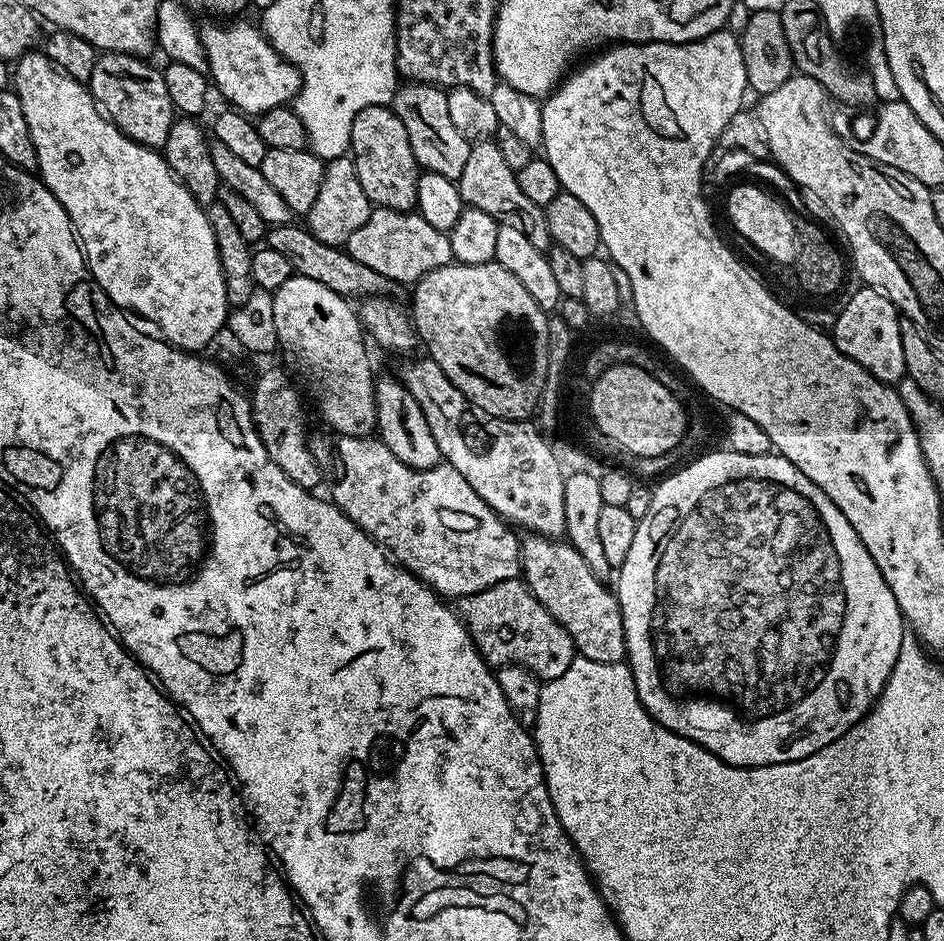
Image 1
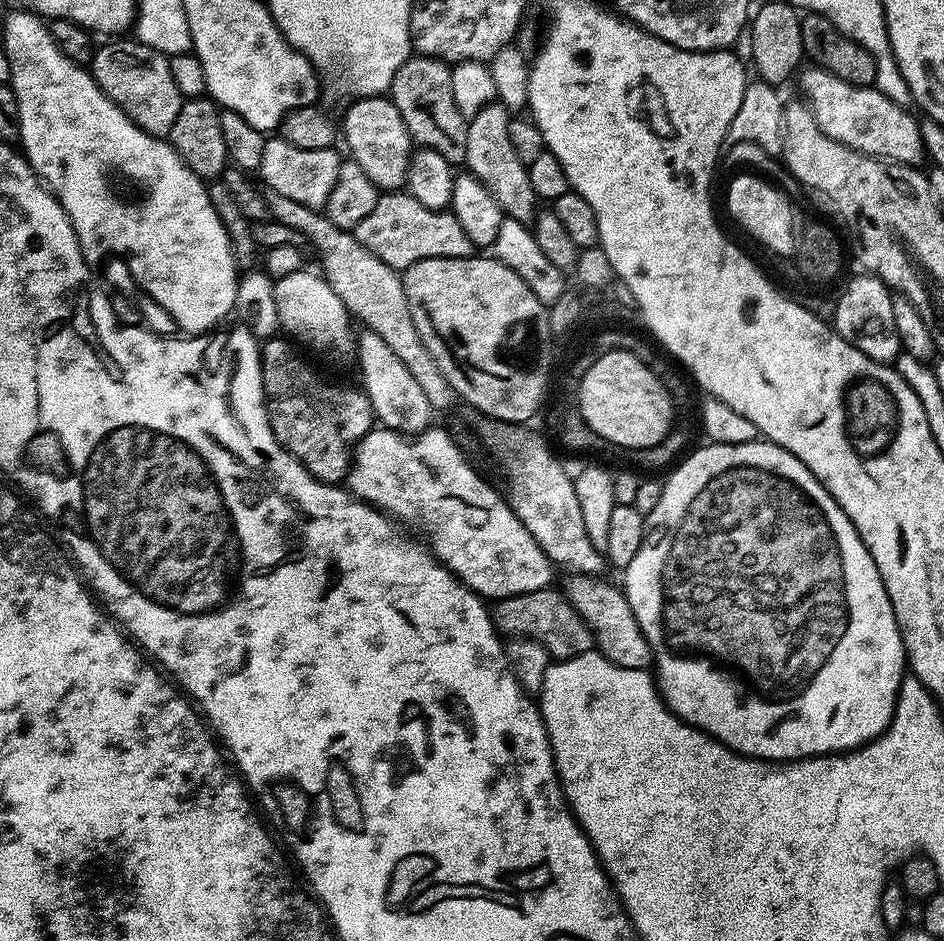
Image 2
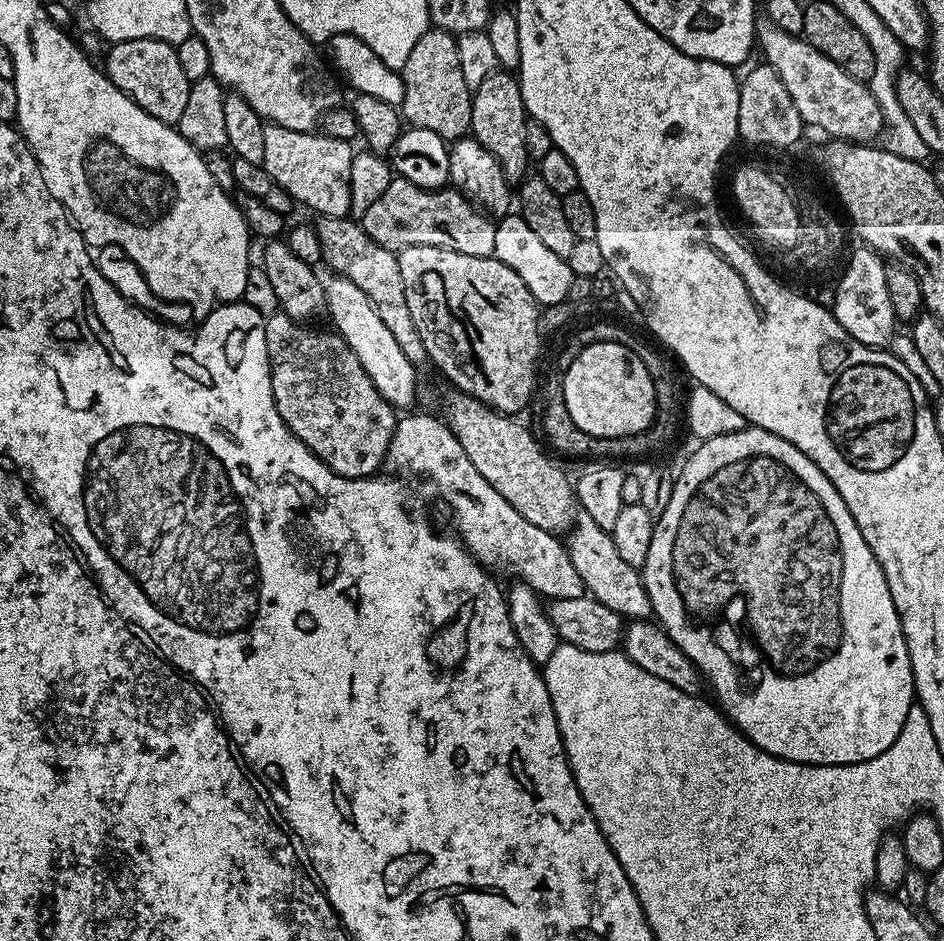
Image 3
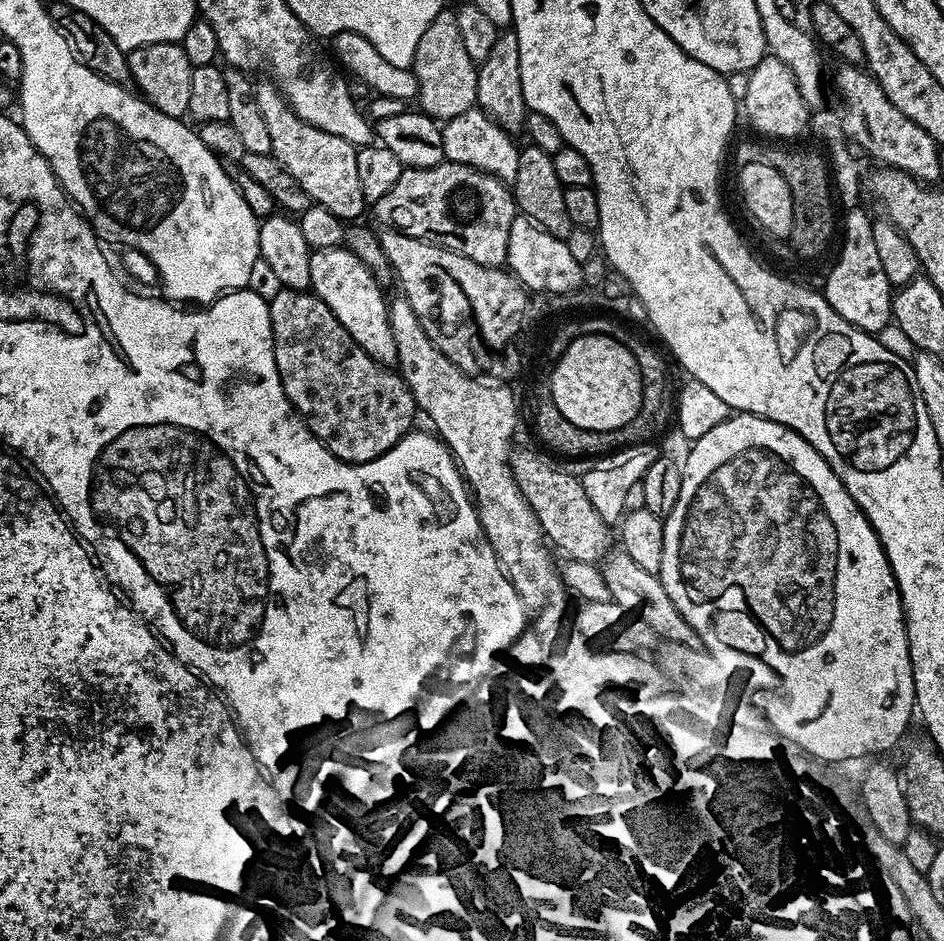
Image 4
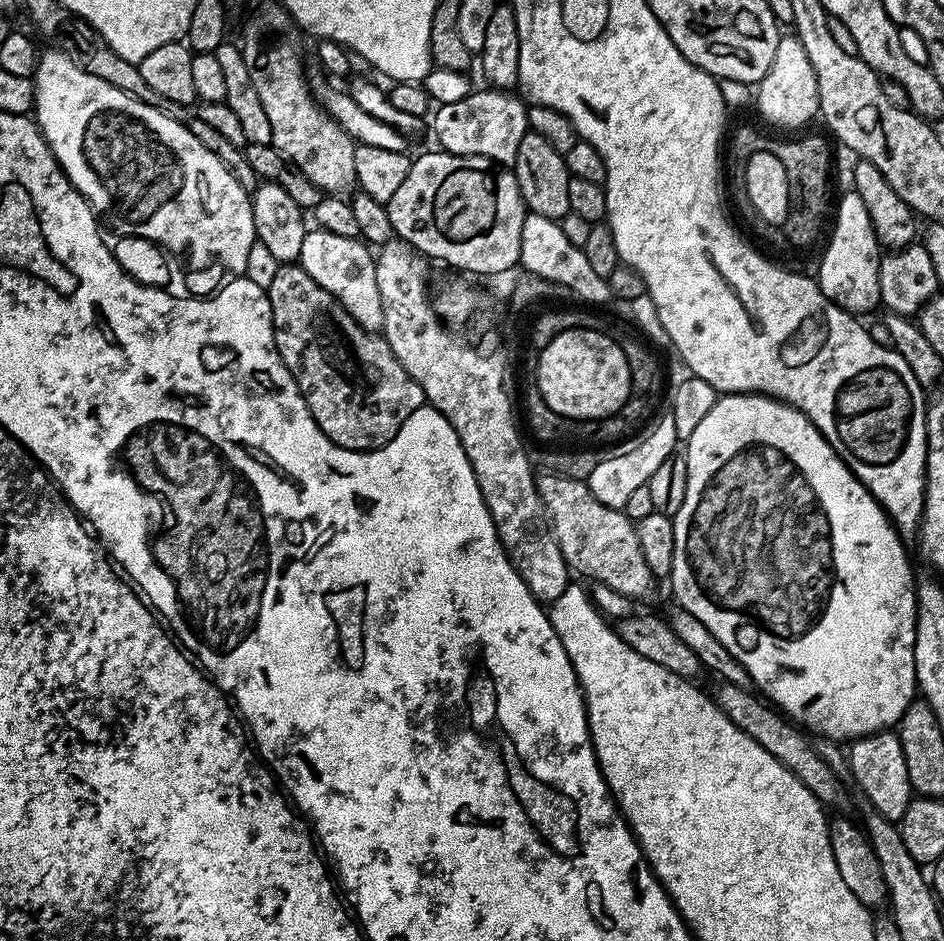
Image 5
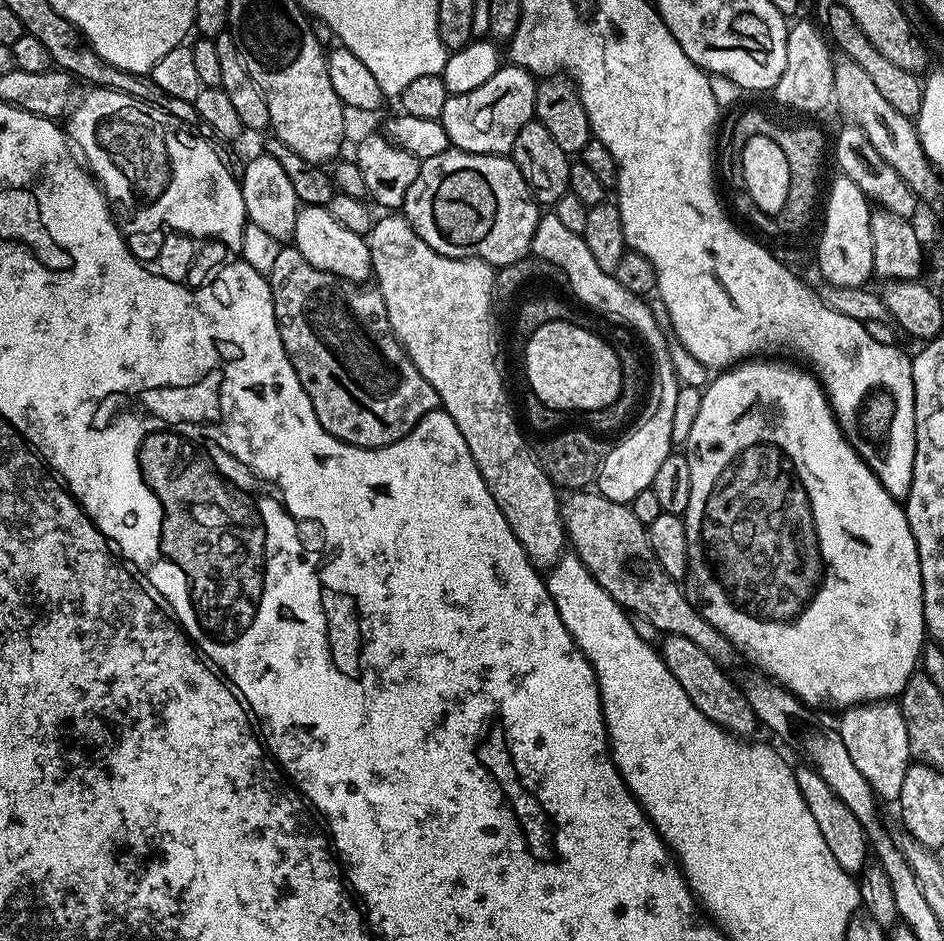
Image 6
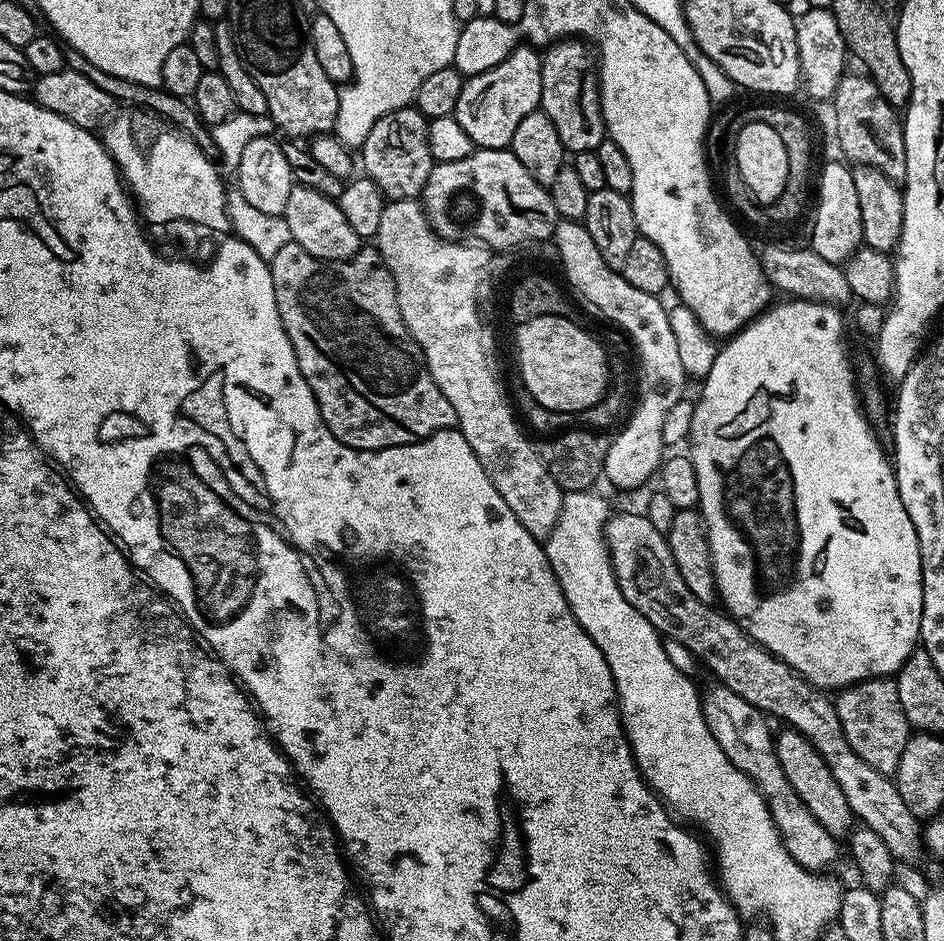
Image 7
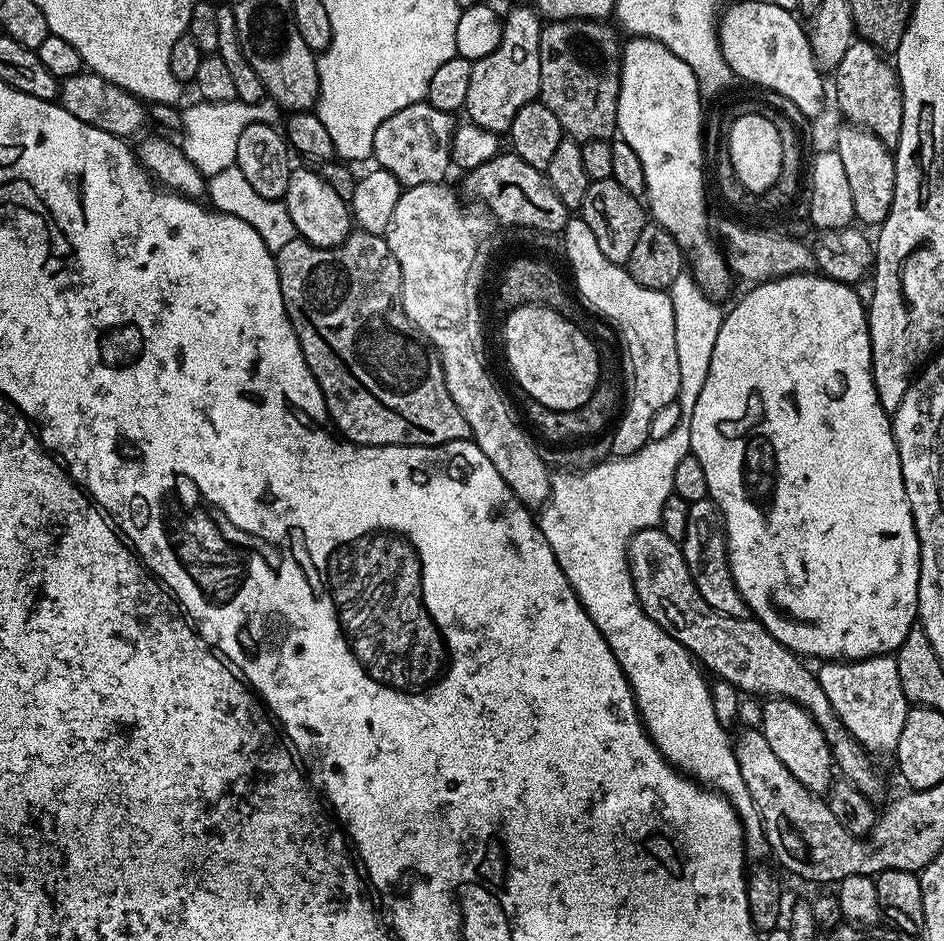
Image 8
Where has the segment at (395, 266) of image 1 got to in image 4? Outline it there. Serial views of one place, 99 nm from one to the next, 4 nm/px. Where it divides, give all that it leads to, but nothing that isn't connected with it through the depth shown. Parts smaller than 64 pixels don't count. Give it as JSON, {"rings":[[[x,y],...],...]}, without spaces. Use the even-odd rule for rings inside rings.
{"rings":[[[451,162],[433,168],[405,168],[398,182],[374,202],[374,208],[383,227],[421,237],[429,244],[439,244],[441,248],[449,248],[451,252],[462,254],[487,268],[501,267],[507,261],[510,226],[518,215],[509,185],[477,168]]]}

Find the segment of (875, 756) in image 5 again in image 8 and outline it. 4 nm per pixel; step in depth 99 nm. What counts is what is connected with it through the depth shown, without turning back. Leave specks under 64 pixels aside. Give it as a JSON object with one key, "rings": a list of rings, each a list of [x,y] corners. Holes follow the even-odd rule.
{"rings":[[[895,655],[871,656],[865,660],[830,660],[819,665],[816,677],[834,706],[834,714],[838,714],[842,726],[846,726],[861,748],[872,754],[895,753],[910,707],[902,682],[898,682]]]}

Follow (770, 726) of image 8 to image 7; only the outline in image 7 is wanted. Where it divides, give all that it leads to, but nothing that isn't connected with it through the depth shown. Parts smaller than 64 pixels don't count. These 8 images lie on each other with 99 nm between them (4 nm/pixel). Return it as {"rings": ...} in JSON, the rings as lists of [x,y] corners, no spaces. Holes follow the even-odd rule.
{"rings":[[[785,727],[783,731],[777,731],[774,739],[778,762],[782,766],[782,774],[786,774],[786,782],[790,782],[790,786],[794,786],[794,794],[798,794],[798,798],[802,798],[802,802],[810,810],[810,814],[814,814],[814,818],[818,818],[818,822],[822,822],[822,826],[829,834],[837,838],[843,837],[853,827],[854,817],[846,802],[846,794],[842,794],[842,786],[838,786],[834,774],[830,774],[830,766],[826,762],[826,758],[822,758],[822,754],[818,754],[815,746],[801,732],[790,727]]]}

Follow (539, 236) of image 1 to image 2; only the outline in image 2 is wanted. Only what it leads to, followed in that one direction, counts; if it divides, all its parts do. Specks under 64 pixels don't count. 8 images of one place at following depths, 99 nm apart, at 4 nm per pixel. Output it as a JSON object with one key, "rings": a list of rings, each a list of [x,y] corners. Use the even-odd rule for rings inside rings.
{"rings":[[[499,102],[488,104],[478,110],[478,114],[471,116],[468,120],[464,164],[467,171],[480,180],[482,186],[497,200],[507,219],[531,225],[538,211],[538,197],[534,194],[534,186],[530,186],[526,165],[520,161],[518,154],[514,154],[509,119],[508,109]]]}

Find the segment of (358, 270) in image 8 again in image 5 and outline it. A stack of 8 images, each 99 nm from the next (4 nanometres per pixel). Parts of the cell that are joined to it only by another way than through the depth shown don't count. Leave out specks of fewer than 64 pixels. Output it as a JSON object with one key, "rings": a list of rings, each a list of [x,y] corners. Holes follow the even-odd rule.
{"rings":[[[299,263],[281,264],[274,282],[266,289],[272,307],[274,342],[282,362],[296,380],[298,390],[322,434],[338,446],[355,452],[372,452],[386,446],[398,434],[402,422],[425,404],[424,391],[394,358],[394,350],[384,341],[383,335],[363,328],[354,322],[351,314],[341,306]]]}

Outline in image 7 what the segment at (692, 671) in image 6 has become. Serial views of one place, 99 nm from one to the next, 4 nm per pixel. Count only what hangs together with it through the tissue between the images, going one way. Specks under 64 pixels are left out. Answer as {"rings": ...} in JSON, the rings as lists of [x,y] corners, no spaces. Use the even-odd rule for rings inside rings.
{"rings":[[[712,682],[708,689],[703,689],[700,709],[710,734],[714,734],[714,742],[722,746],[722,754],[726,754],[729,762],[742,770],[742,774],[751,778],[756,783],[757,790],[763,794],[778,834],[790,856],[809,872],[823,873],[828,870],[840,856],[840,848],[836,845],[839,844],[837,837],[829,834],[822,822],[818,822],[818,818],[810,814],[802,798],[794,794],[794,786],[786,782],[786,774],[782,774],[782,766],[778,762],[773,729],[768,729],[769,717],[750,706],[746,698],[734,694],[730,686],[719,682]]]}

